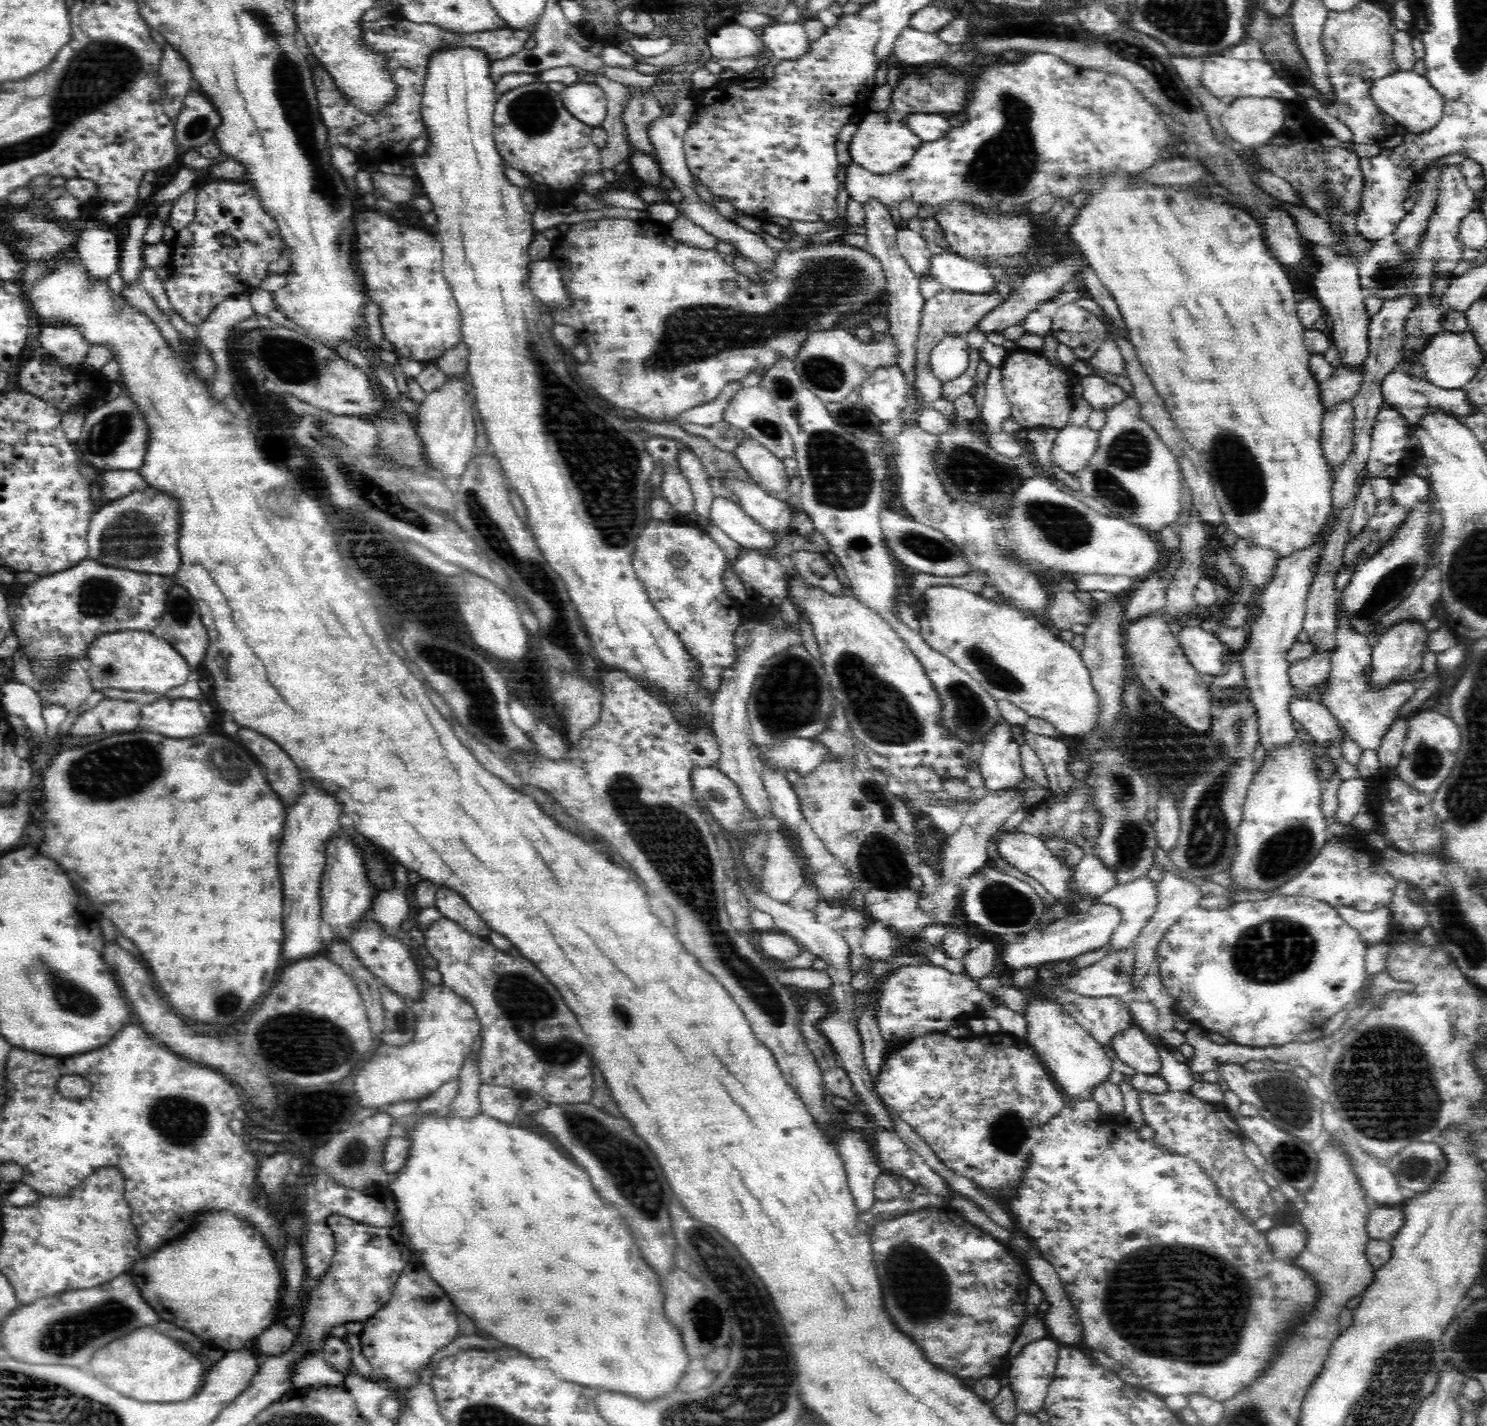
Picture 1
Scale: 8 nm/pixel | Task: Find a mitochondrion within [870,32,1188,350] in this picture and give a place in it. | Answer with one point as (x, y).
(1005, 163)

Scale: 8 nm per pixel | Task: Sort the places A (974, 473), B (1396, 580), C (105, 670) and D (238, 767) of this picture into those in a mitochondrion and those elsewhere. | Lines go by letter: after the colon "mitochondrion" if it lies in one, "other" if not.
A: mitochondrion
B: mitochondrion
C: mitochondrion
D: mitochondrion

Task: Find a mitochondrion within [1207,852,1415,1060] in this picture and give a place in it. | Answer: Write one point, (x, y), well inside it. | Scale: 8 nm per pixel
(1272, 951)

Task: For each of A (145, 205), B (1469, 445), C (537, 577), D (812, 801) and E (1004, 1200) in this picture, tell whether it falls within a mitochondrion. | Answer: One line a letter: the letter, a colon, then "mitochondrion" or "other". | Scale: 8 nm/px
A: other
B: other
C: mitochondrion
D: mitochondrion
E: other

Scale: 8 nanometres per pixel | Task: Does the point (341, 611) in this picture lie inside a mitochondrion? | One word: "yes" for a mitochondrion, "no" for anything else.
no

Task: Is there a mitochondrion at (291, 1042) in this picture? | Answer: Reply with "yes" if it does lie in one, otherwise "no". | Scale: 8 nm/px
yes

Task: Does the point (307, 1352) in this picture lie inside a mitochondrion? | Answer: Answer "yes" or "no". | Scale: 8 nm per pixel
no

